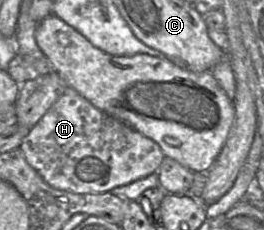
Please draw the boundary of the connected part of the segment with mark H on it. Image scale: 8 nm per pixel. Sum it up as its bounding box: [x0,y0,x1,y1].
[20,87,165,194]

